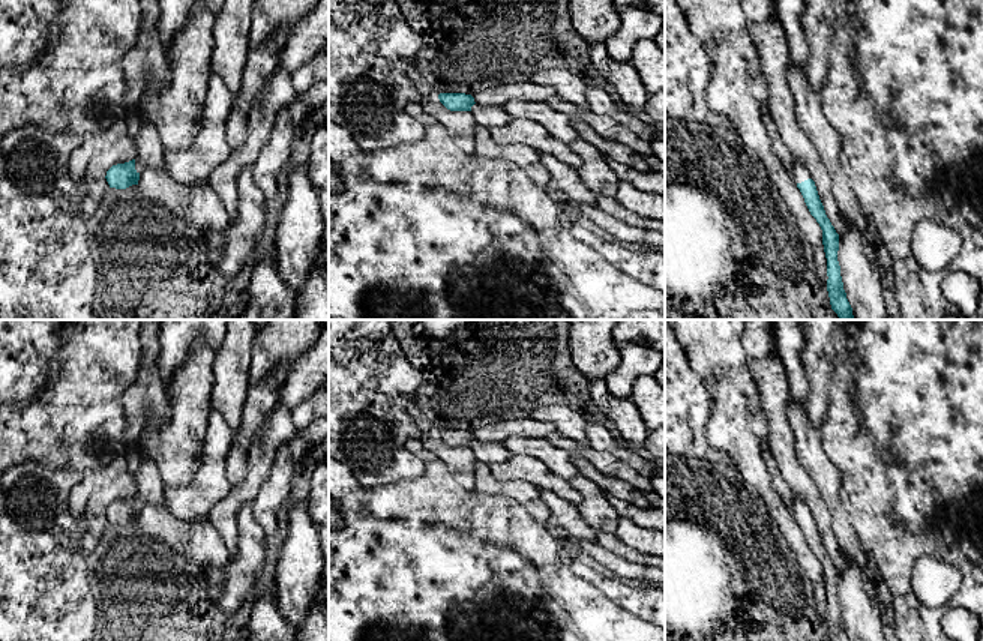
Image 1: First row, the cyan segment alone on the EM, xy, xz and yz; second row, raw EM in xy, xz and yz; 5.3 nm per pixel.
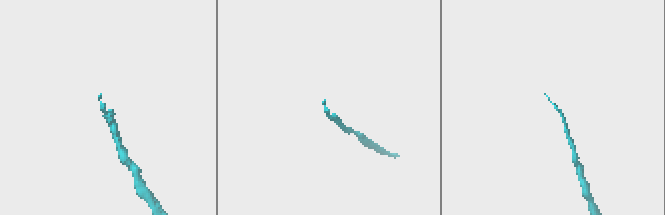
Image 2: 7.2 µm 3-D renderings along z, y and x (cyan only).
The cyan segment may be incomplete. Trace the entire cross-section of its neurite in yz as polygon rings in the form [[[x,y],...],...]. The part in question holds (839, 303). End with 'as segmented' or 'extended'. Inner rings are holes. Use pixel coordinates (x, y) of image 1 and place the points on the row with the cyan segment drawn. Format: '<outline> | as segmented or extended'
[[[792,158],[791,174],[804,198],[804,203],[810,215],[816,219],[816,222],[822,230],[822,245],[827,258],[827,276],[828,276],[827,291],[831,309],[837,314],[840,320],[852,320],[854,318],[852,308],[843,290],[840,266],[837,261],[839,234],[836,233],[834,227],[831,225],[830,219],[825,215],[824,206],[819,200],[810,173],[797,158]]] | extended

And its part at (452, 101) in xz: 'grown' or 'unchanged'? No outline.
grown

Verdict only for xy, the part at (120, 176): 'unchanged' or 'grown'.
grown

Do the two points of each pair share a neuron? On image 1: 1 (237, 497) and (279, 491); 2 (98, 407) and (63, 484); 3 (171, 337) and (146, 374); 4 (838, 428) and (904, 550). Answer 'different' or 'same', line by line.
1: different
2: different
3: different
4: same

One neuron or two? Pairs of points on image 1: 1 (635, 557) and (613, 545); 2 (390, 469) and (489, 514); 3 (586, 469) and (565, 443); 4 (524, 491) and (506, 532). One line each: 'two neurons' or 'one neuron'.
1: one neuron
2: two neurons
3: two neurons
4: two neurons

